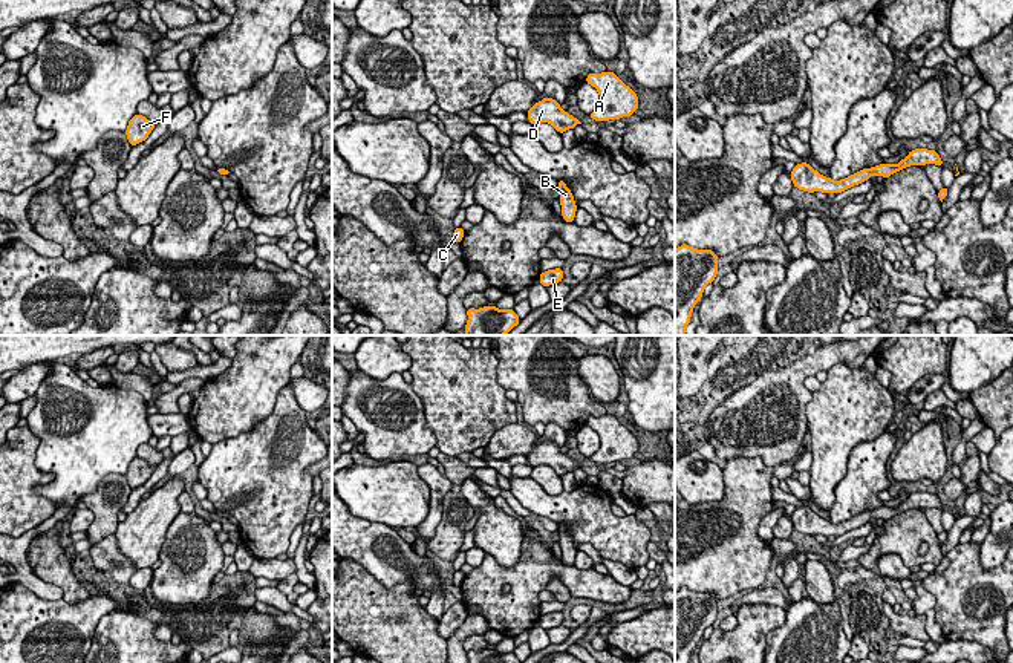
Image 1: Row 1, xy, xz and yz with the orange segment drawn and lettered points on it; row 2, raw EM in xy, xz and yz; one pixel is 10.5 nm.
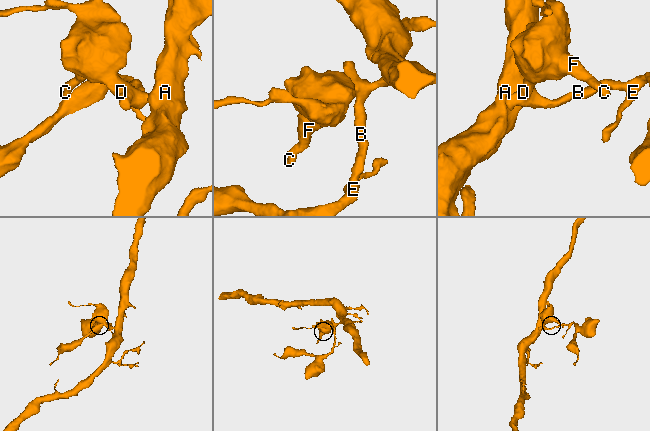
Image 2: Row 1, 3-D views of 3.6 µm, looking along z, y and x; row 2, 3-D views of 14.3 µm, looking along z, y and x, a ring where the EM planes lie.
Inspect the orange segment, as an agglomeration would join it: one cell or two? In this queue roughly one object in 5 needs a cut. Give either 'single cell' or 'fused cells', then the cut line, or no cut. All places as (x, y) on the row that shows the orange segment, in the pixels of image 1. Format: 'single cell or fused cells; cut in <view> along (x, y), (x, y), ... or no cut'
single cell; no cut

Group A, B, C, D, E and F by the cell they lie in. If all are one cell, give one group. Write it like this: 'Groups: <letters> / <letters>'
Groups: A B C D E F

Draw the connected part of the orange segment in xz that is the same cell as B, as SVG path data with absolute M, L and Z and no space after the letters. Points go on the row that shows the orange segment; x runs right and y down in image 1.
M559 181L559 191L560 191L560 205L562 205L562 217L566 222L574 222L577 205L572 198L572 191L566 188L565 181Z

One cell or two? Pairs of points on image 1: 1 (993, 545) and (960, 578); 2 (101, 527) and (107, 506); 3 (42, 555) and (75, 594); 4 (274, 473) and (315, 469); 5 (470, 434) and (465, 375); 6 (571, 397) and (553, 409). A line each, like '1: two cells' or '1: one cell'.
1: two cells
2: one cell
3: one cell
4: two cells
5: one cell
6: one cell

